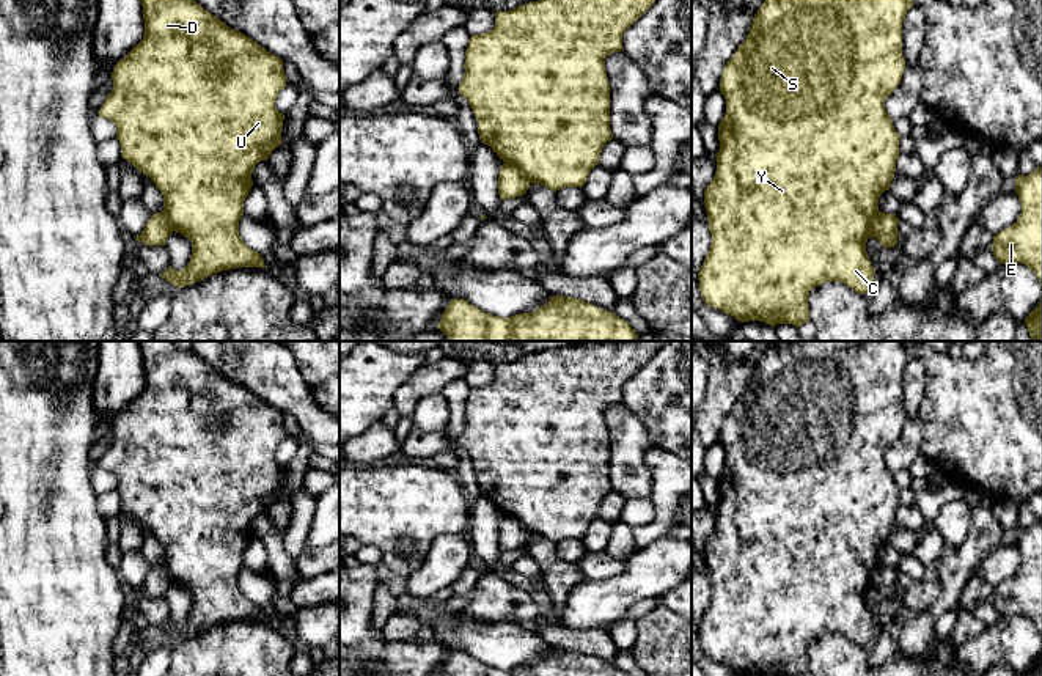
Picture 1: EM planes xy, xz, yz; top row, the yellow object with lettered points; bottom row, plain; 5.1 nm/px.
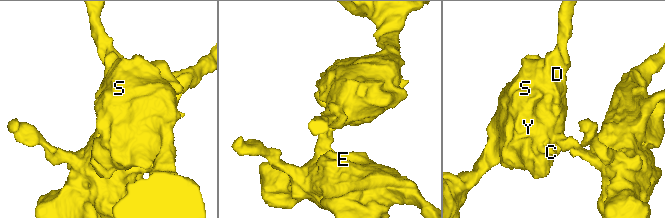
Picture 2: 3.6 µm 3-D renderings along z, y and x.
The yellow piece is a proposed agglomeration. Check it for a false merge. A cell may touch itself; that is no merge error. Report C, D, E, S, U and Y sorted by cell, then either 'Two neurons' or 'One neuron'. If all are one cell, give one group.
Groups: C D S U Y / E. Two neurons

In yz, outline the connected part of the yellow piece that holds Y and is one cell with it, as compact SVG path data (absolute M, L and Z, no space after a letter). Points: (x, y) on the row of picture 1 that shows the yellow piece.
M764 0L753 17L747 39L726 63L720 79L718 90L726 99L726 113L718 126L717 171L704 192L712 242L698 274L701 297L707 307L731 314L740 322L761 321L773 327L776 324L800 327L809 321L808 296L813 288L827 281L841 281L858 294L869 291L875 270L868 258L866 242L871 223L880 212L879 198L894 178L901 138L885 110L885 101L904 74L902 22L912 6L912 0Z

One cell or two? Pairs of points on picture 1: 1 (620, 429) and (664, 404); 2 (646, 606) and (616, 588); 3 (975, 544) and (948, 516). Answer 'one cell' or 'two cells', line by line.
1: two cells
2: two cells
3: two cells

